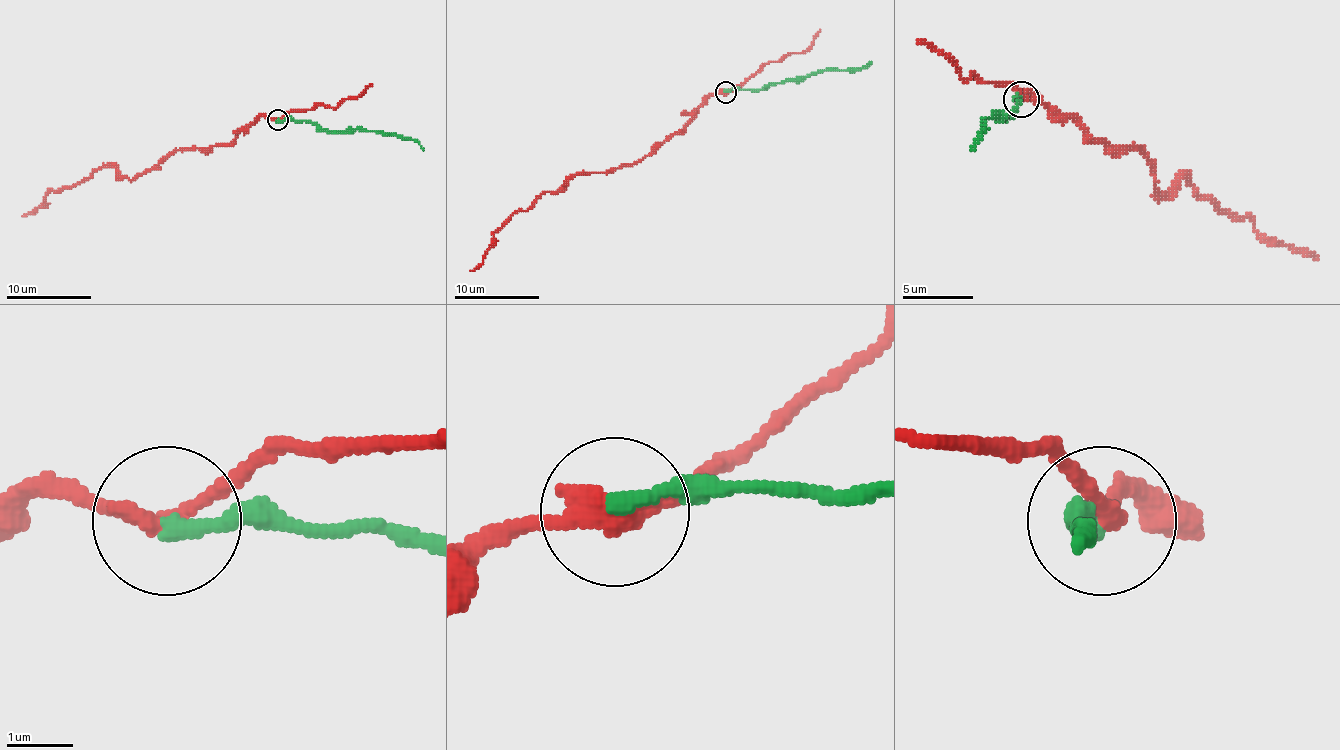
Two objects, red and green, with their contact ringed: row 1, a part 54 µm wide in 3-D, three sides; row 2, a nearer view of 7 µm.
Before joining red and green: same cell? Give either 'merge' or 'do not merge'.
do not merge

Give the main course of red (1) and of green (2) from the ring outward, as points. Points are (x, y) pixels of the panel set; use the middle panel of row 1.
1: (726, 91), (713, 93), (636, 162), (579, 175), (517, 211), (470, 271)
2: (726, 91), (764, 89), (777, 83), (803, 81), (824, 70), (858, 70), (871, 61)

